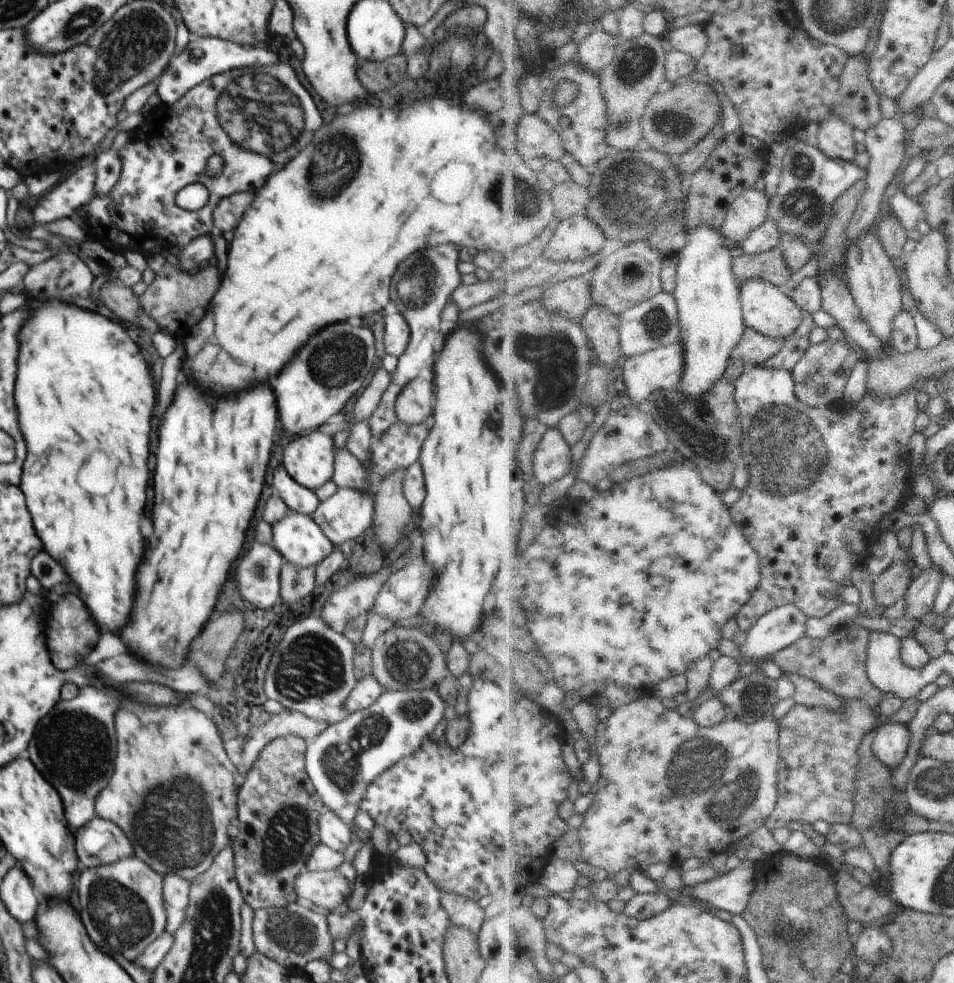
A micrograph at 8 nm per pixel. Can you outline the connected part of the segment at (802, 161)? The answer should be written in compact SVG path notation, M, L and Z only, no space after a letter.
M799 142L784 156L784 169L777 193L771 198L769 220L774 220L784 235L798 235L814 254L827 237L835 204L858 182L867 178L869 168L841 158L828 156L819 146Z

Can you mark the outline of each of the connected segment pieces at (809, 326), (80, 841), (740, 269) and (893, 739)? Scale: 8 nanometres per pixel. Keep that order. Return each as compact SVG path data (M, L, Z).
M808 314L803 325L788 340L788 346L784 346L784 350L780 351L780 358L776 358L776 362L768 362L768 366L780 366L784 370L793 371L814 346L812 335L816 327L814 316Z
M95 816L80 830L77 830L76 852L80 864L86 868L111 865L120 858L134 854L134 848L128 836L108 820Z
M781 241L777 247L752 255L736 255L735 273L743 286L752 279L764 279L785 289L793 272L786 262L785 246Z
M886 722L877 734L873 749L890 768L897 767L908 756L913 732L906 723Z

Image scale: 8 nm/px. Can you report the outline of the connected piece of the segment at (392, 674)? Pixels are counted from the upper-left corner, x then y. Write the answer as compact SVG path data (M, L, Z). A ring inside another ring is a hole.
M397 624L384 631L371 647L373 676L383 690L432 689L450 674L443 652L434 636L420 627L401 627Z

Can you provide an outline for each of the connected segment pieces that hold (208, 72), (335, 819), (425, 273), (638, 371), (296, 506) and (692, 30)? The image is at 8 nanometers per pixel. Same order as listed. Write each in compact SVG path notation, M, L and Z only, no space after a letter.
M198 37L198 40L189 42L182 52L176 53L169 60L169 65L155 82L157 94L161 98L162 104L171 105L180 100L191 88L208 80L211 76L229 70L237 73L254 72L260 67L278 62L274 52L260 48L260 45L246 46L218 37Z
M325 809L322 812L319 818L319 835L322 843L340 854L354 841L351 828L334 810Z
M454 243L430 248L428 252L416 252L406 258L393 274L390 287L391 300L399 313L406 319L411 334L406 350L399 356L396 370L391 374L390 386L382 395L379 407L369 418L369 427L374 439L379 439L398 420L395 404L401 390L412 380L424 376L427 368L432 368L436 359L434 342L441 338L440 314L451 298L451 294L462 284L459 271L459 246Z
M682 342L660 347L659 349L647 352L638 357L631 357L623 366L623 380L626 386L626 392L633 403L640 406L644 400L648 400L657 390L676 390L683 380L683 372L686 370L686 347Z
M282 464L272 473L272 486L290 512L311 515L319 505L318 495L313 490L299 485Z
M702 22L671 30L669 40L674 49L690 53L698 62L707 55L709 34Z

